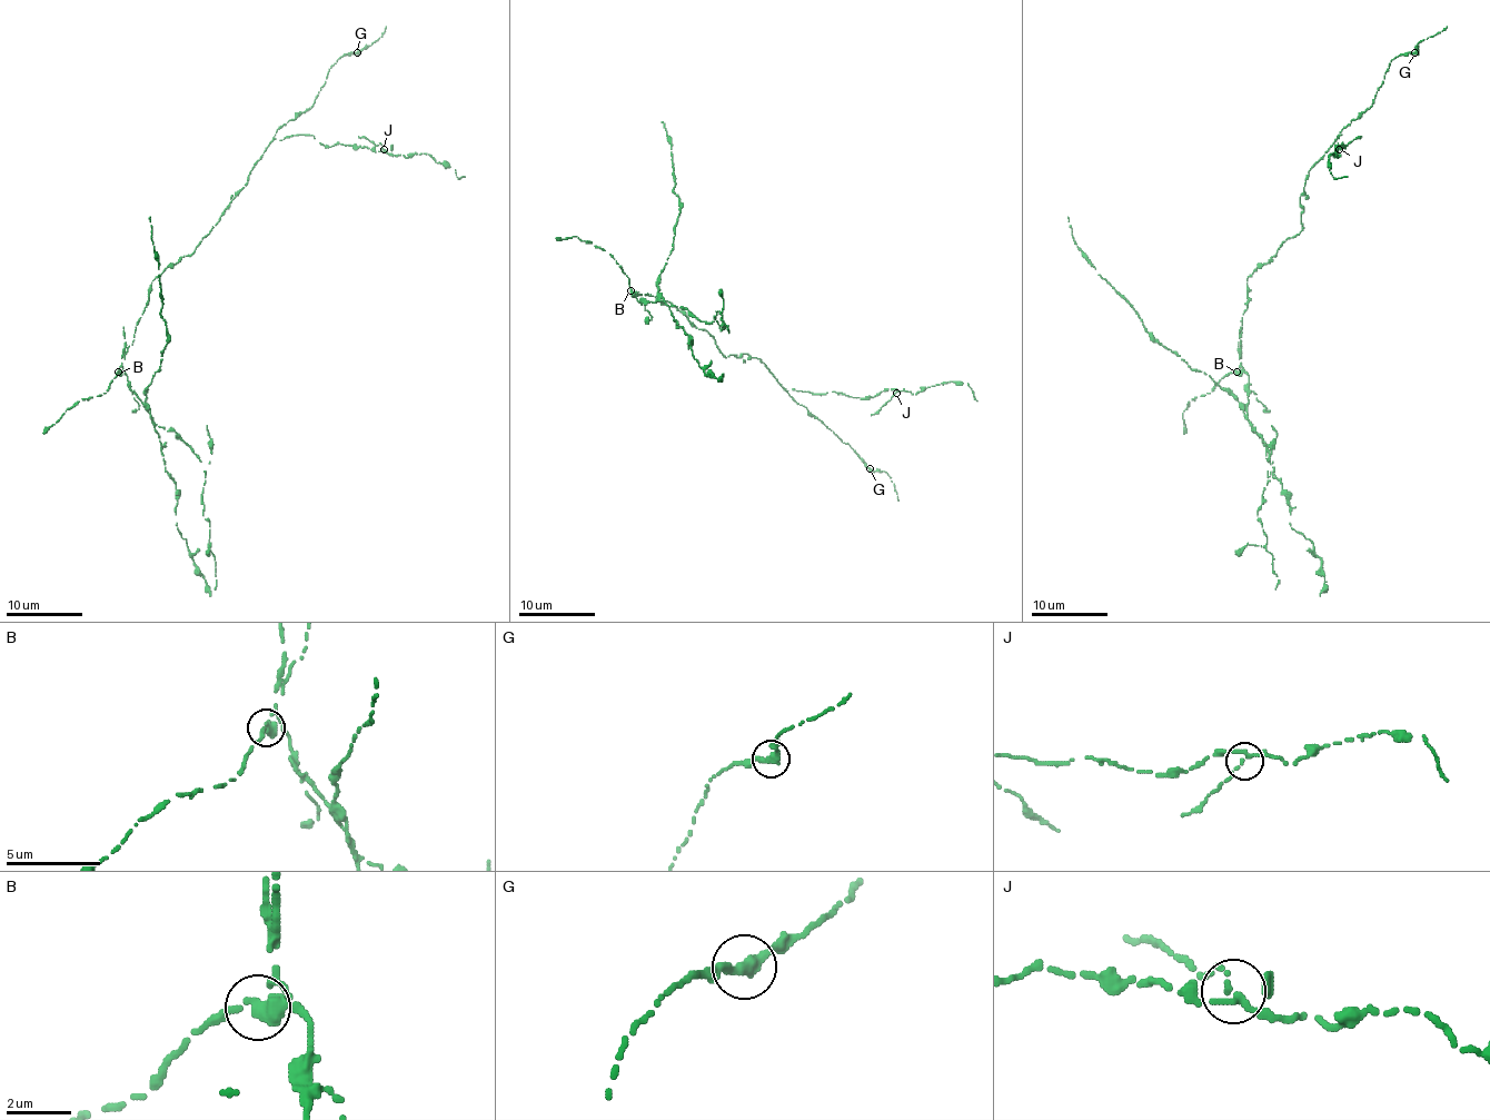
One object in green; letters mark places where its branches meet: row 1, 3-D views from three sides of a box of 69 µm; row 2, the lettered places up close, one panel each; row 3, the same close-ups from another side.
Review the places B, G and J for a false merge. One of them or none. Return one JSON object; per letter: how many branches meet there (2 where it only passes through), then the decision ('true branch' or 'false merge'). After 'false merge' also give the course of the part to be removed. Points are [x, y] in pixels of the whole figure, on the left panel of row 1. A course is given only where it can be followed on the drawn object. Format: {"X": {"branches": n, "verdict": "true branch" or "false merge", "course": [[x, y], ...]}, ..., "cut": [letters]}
{"B": {"branches": 2, "verdict": "false merge", "course": [[118, 373], [128, 376], [129, 389], [145, 405], [167, 343], [148, 217]]}, "G": {"branches": 2, "verdict": "true branch"}, "J": {"branches": 2, "verdict": "true branch"}, "cut": ["B"]}

